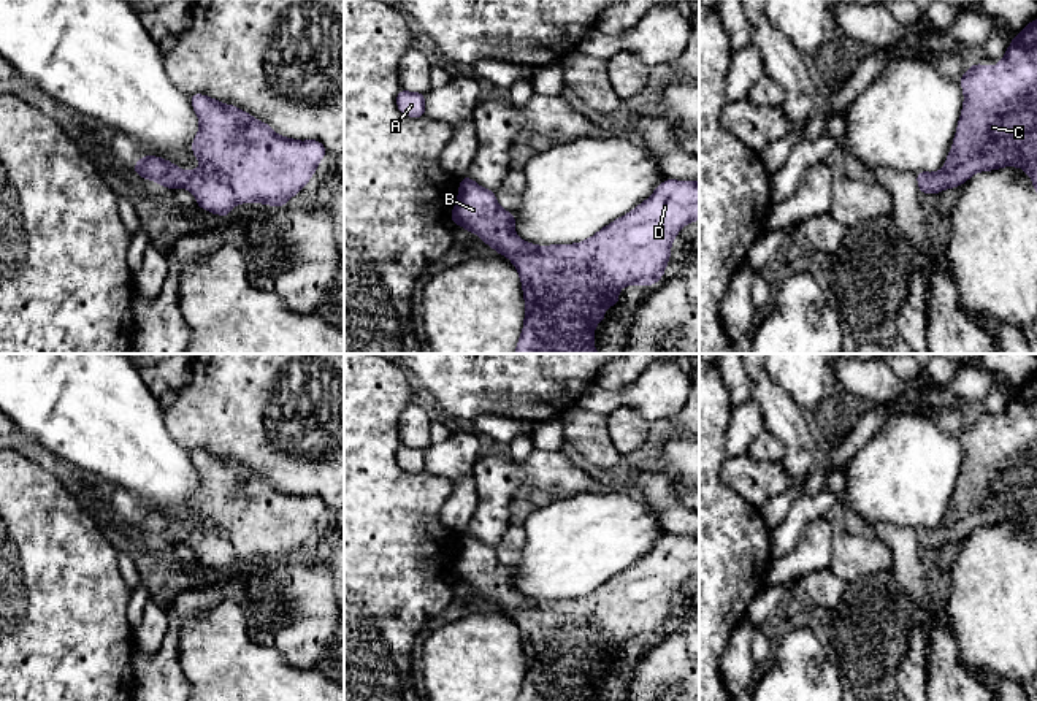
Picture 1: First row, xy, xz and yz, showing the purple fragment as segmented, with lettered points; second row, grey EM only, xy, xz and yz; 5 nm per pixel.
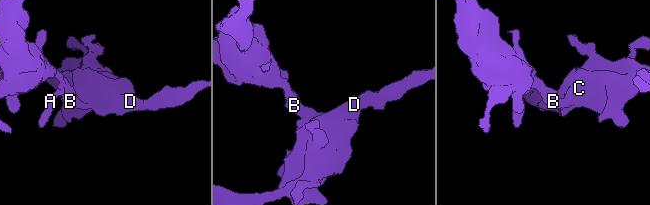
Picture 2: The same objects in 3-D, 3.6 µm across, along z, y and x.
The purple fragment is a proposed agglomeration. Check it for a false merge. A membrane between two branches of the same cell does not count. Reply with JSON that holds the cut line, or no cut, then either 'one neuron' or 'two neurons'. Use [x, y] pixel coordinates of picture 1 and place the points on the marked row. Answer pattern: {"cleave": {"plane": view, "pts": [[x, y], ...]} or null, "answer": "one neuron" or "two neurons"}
{"cleave": null, "answer": "one neuron"}

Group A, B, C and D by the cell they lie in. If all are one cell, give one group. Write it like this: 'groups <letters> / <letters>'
groups A B C D

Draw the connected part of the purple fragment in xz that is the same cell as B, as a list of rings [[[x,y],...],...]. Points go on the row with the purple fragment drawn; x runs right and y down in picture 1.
[[[469,176],[460,179],[450,220],[477,233],[518,271],[526,306],[515,354],[599,354],[593,347],[593,328],[604,320],[610,305],[618,306],[618,290],[629,284],[656,284],[669,262],[675,235],[688,222],[699,220],[699,181],[663,181],[644,203],[576,244],[525,243],[514,232],[514,213],[504,211],[496,203],[495,192],[480,187]]]

